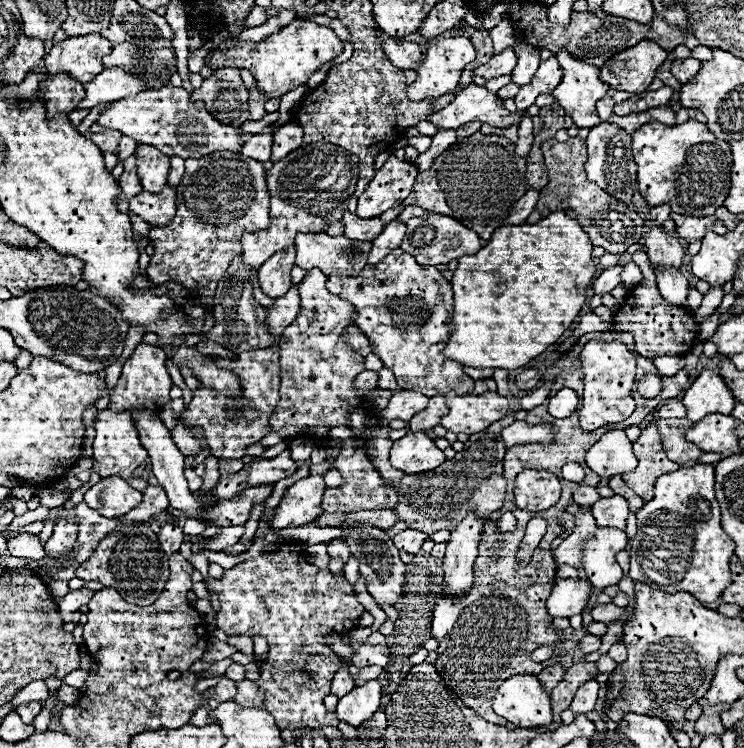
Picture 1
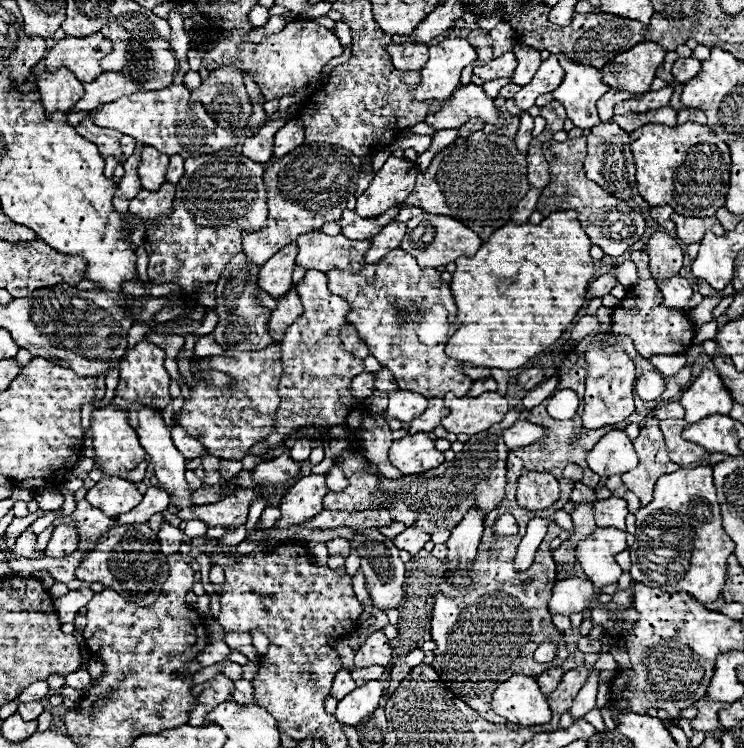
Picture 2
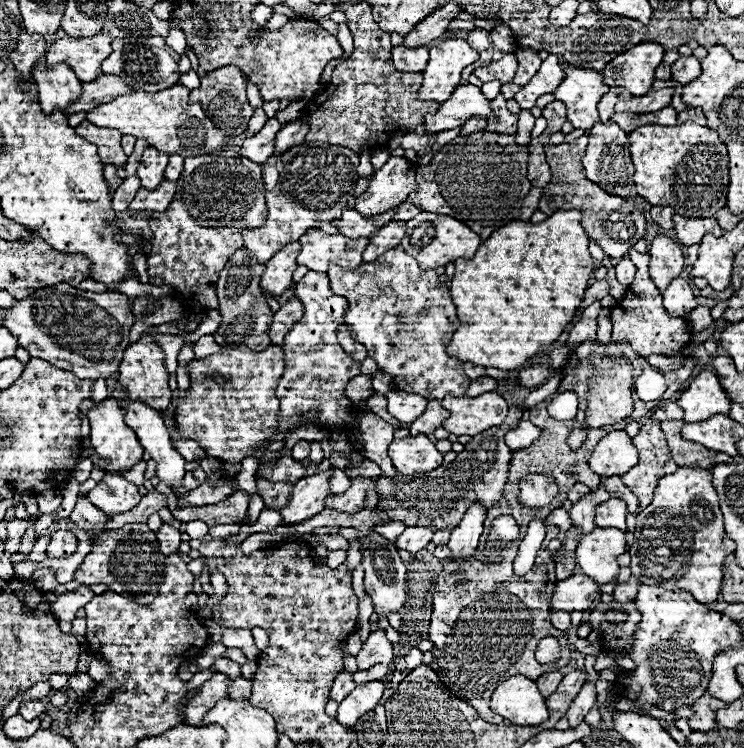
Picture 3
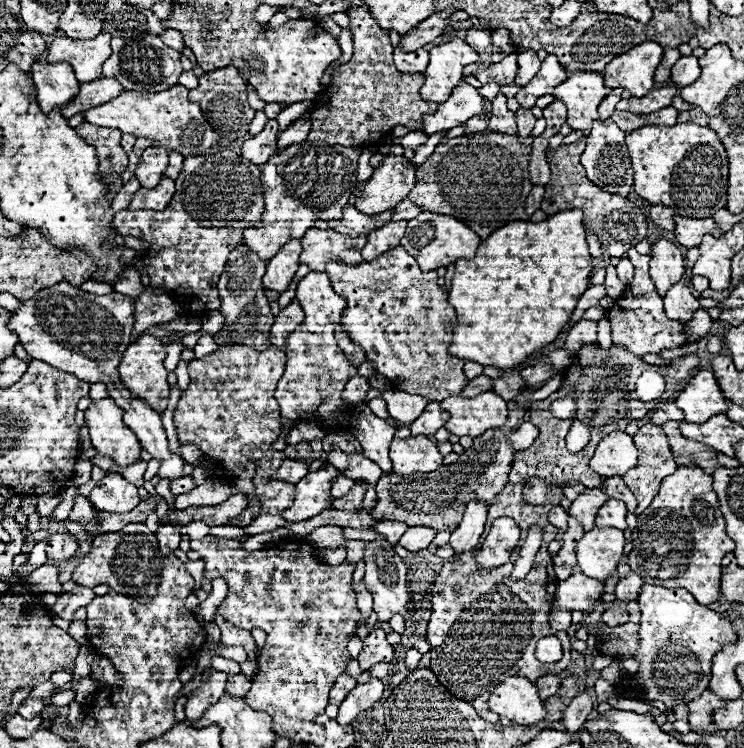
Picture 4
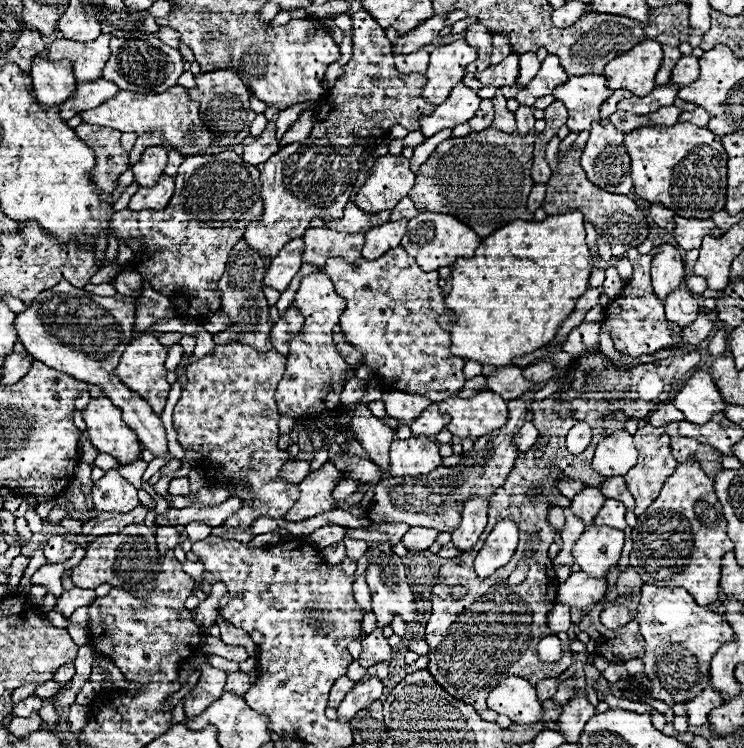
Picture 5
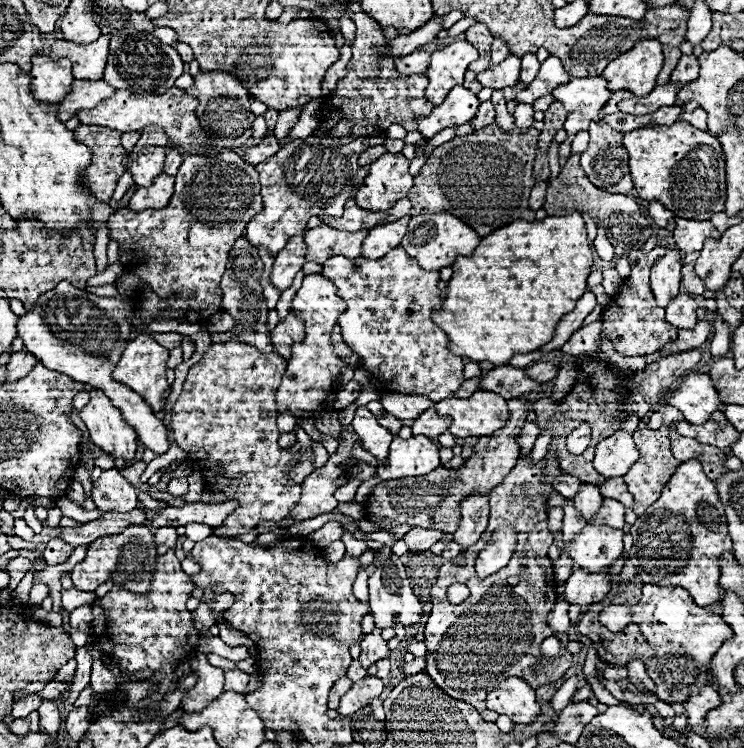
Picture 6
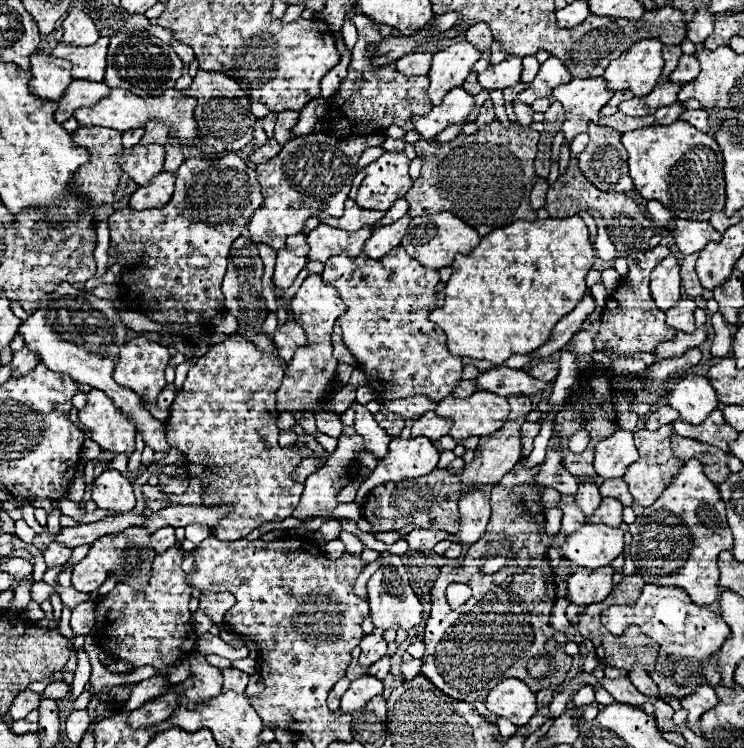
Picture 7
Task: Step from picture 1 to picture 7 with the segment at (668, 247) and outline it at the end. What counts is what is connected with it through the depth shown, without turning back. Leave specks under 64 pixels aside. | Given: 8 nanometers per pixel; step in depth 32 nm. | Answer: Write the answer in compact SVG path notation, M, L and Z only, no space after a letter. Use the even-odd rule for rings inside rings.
M672 252L668 258L664 258L650 276L650 290L652 298L656 302L656 308L660 310L670 310L680 302L680 268L678 268L678 258L676 252Z

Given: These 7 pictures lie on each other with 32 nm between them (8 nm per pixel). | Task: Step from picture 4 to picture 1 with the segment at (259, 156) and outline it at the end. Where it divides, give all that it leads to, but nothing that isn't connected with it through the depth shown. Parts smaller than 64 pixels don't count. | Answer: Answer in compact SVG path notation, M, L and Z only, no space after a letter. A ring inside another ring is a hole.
M274 122L270 126L266 126L260 134L254 134L250 138L246 138L244 146L242 146L242 154L250 156L254 160L260 162L268 162L270 160L270 150L272 150L272 134L274 134L274 126L280 126L280 122Z

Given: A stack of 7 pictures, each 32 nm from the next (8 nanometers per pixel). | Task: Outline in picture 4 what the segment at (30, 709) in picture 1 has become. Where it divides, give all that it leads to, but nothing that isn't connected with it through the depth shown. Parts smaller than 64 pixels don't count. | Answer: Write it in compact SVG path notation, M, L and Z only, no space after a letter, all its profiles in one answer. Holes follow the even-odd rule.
M26 698L26 700L18 706L16 714L20 714L22 718L32 718L32 716L40 714L42 708L44 708L44 702L42 702L40 698Z

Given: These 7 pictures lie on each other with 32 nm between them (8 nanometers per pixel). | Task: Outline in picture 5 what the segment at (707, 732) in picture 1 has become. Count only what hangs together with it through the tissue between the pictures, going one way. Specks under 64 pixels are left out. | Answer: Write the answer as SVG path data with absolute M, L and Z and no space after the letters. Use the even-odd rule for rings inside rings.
M712 688L702 690L702 694L698 694L696 698L692 698L692 700L686 702L688 724L690 726L706 726L710 710L718 708L722 704L724 704L724 700L722 700L722 696L716 690L712 690Z

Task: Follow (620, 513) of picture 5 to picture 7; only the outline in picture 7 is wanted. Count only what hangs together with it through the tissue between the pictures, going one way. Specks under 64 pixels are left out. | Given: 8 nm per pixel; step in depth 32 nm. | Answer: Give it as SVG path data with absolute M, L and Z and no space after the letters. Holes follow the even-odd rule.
M602 498L600 506L592 516L586 518L588 524L608 524L612 528L620 528L622 524L622 504L614 498Z

